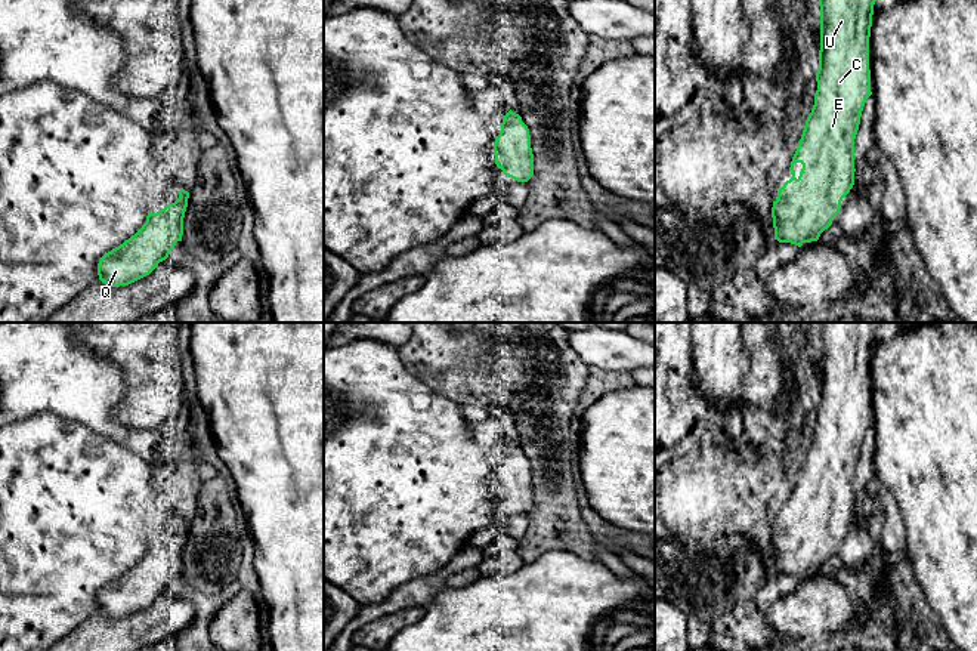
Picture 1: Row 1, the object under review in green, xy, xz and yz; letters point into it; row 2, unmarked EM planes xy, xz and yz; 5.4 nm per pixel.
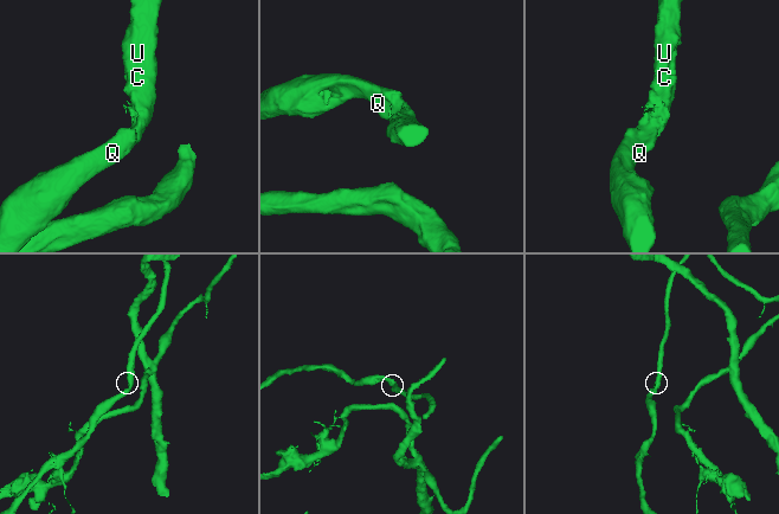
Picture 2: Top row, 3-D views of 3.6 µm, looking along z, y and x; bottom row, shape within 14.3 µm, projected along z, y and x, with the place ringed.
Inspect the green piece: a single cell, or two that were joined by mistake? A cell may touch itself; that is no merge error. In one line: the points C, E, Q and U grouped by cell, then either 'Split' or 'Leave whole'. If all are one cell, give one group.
Groups: C E U / Q. Split

